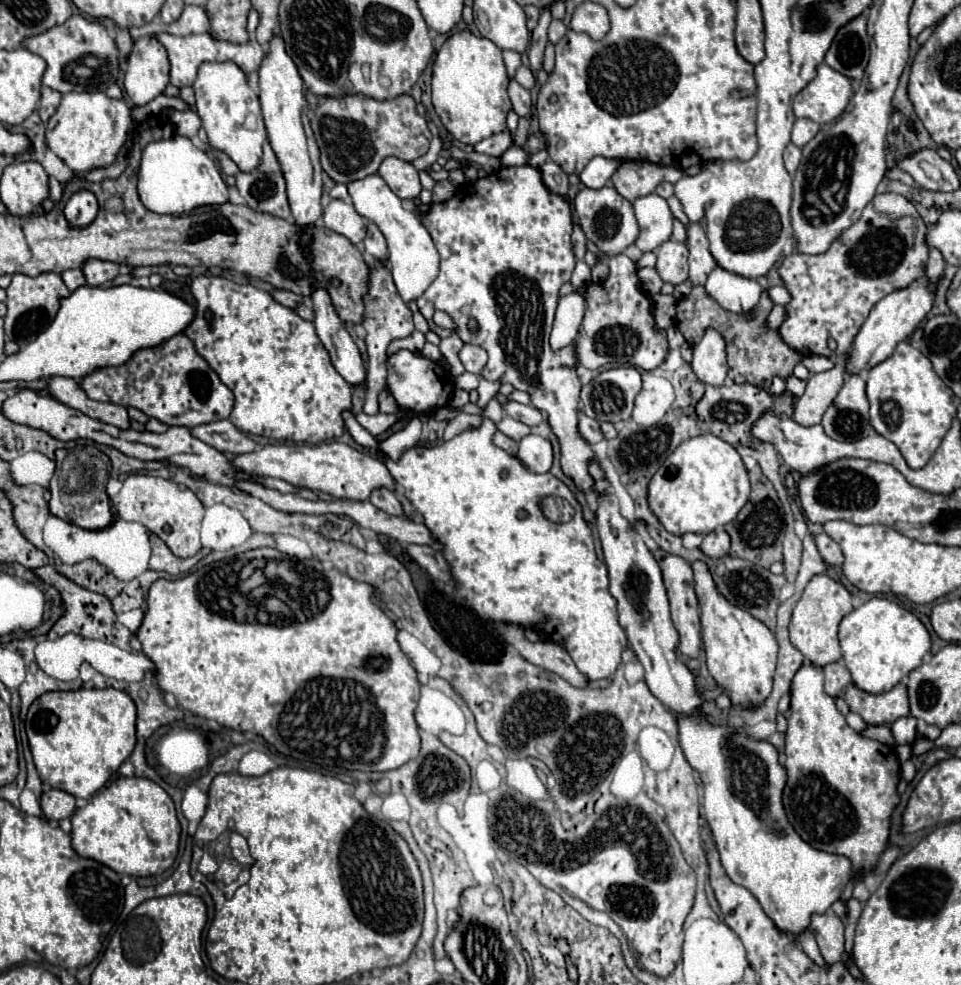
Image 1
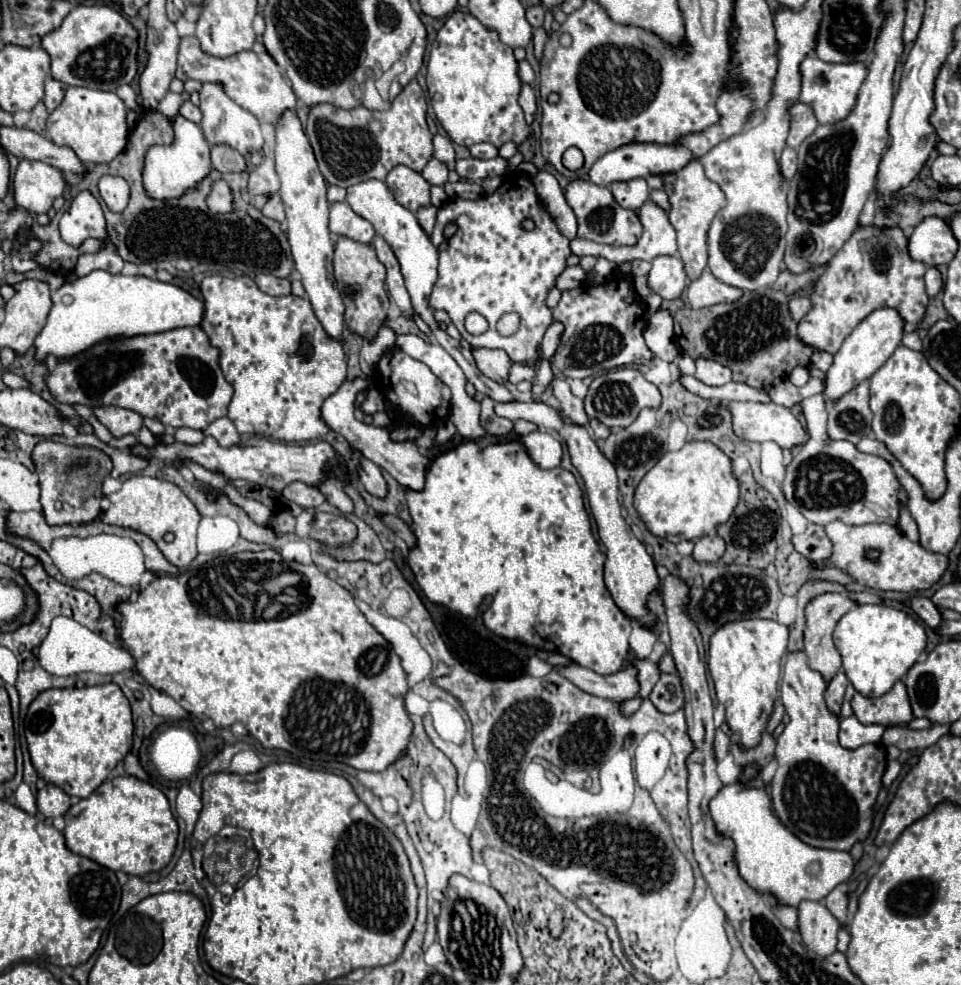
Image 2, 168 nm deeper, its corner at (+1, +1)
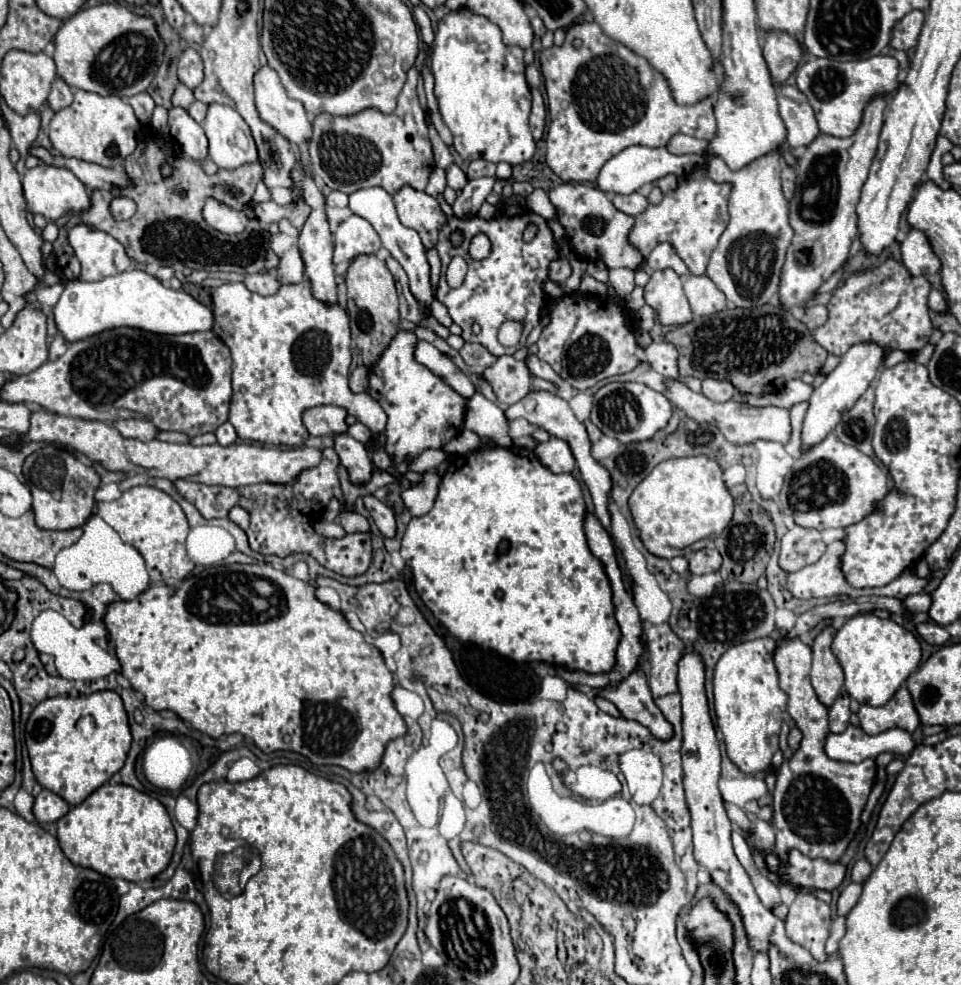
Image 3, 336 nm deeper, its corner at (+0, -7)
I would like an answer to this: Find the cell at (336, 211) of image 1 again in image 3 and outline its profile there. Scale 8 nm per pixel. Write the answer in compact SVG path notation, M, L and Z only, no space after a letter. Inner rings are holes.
M351 216L343 220L335 232L335 252L333 262L349 262L357 254L375 254L381 248L379 234L361 216Z

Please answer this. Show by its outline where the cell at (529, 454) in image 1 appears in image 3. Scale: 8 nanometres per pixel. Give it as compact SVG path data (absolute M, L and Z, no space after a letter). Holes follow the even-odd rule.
M549 438L543 444L535 446L535 454L539 458L539 462L549 468L553 474L563 474L563 472L571 472L575 468L575 458L569 450L569 444L559 440L559 438Z

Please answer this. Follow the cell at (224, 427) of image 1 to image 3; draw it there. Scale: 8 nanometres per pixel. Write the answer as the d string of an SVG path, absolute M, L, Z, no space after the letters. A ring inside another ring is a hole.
M229 422L221 424L221 426L217 428L215 436L217 436L217 442L219 442L221 446L229 446L229 444L233 444L233 442L237 440L237 434L235 434L235 430L233 430L233 426L231 426Z

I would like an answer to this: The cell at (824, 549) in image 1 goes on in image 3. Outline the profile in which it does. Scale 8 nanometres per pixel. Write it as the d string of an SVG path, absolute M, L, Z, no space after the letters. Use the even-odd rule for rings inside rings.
M791 528L781 540L781 556L779 566L785 572L801 570L803 566L815 564L825 552L825 542L821 540L821 532L813 528Z

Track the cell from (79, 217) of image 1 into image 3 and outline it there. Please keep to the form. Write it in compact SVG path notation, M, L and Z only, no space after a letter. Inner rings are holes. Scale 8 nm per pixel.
M77 224L69 230L67 240L81 262L81 280L101 280L121 274L131 266L123 246L103 230Z

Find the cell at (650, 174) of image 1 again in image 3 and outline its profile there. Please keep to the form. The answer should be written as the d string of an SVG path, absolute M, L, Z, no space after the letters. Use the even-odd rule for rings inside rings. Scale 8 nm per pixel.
M633 192L633 194L629 194L629 196L617 194L617 196L613 198L613 204L615 204L617 210L621 210L621 212L625 212L625 214L629 214L629 216L639 216L639 214L649 206L647 198L645 198L643 194L639 194L639 192Z

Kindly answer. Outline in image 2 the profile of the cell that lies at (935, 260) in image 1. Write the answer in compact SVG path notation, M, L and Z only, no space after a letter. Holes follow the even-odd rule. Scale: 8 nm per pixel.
M936 268L926 270L926 294L936 296L942 290L942 276Z

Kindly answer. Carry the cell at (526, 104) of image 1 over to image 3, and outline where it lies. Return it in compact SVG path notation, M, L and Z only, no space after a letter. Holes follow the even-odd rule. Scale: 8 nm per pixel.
M531 90L531 94L533 94L533 106L529 114L529 124L533 130L533 138L539 140L545 130L545 106L543 106L543 98L539 90Z

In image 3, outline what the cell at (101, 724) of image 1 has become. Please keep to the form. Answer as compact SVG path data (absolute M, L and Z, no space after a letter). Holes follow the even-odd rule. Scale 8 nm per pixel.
M109 690L77 698L47 698L27 720L25 744L37 782L65 798L69 806L81 804L115 772L119 772L127 760L131 730L123 700L117 692Z

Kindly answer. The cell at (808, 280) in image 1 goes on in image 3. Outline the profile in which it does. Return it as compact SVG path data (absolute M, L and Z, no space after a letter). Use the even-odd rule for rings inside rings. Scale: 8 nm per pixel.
M893 258L877 268L853 272L833 292L827 304L829 318L813 330L813 338L833 356L843 356L855 342L877 342L891 350L913 354L929 342L933 332L927 306L929 290L931 284L925 276L911 276L905 266Z

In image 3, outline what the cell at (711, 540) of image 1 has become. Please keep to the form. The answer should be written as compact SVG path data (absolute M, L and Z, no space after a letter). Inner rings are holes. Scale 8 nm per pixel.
M703 548L697 550L691 558L689 558L689 570L691 574L707 574L707 572L715 572L721 566L721 554L715 548Z

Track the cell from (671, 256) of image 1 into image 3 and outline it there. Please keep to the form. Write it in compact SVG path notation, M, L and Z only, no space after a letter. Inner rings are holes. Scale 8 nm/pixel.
M655 270L645 286L645 302L655 308L659 322L665 326L681 326L691 322L691 308L683 294L681 278L673 270Z

